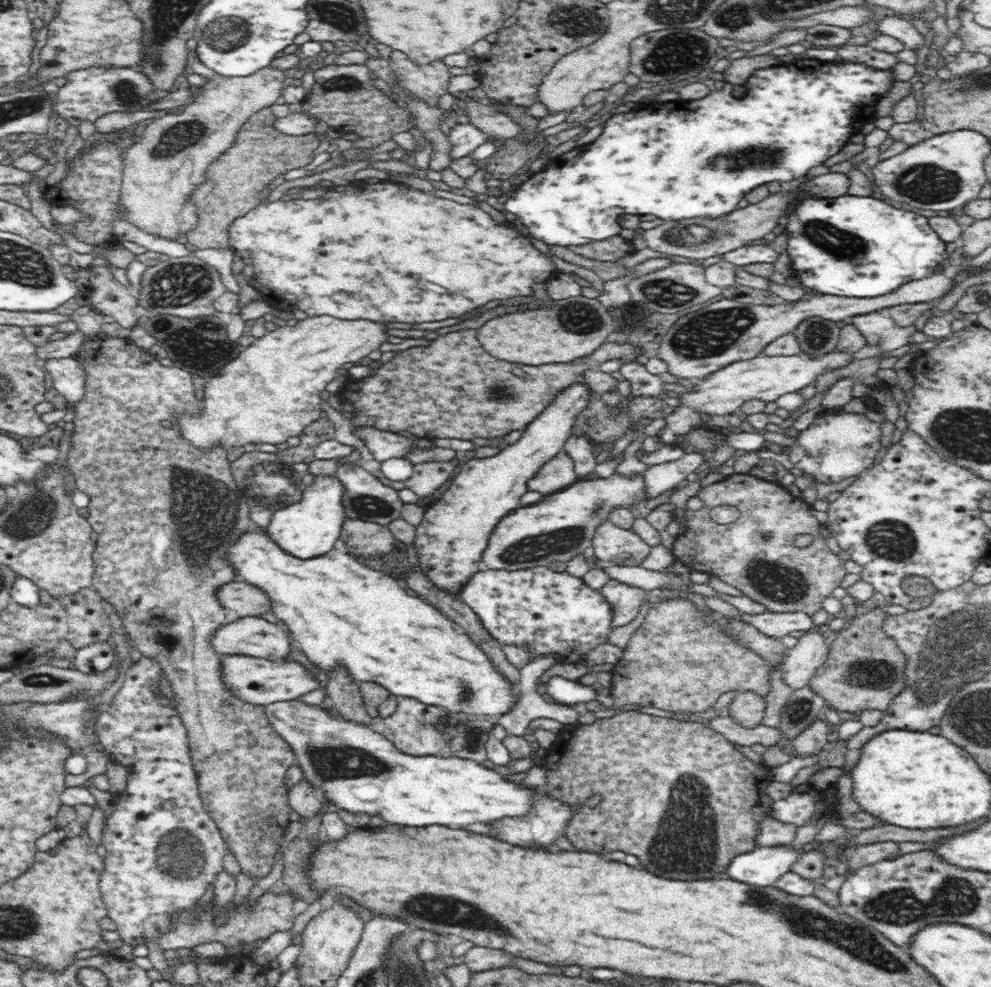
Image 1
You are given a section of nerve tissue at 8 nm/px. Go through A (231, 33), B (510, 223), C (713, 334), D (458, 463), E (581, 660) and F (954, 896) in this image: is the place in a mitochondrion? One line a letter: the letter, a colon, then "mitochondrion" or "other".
A: mitochondrion
B: other
C: mitochondrion
D: other
E: other
F: mitochondrion

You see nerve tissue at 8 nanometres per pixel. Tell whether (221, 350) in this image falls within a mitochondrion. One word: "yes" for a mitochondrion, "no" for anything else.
no

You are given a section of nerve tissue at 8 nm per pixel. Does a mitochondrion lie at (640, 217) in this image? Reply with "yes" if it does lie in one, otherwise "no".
no

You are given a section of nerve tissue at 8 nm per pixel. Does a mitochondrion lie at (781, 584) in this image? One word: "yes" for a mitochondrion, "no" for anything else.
yes

